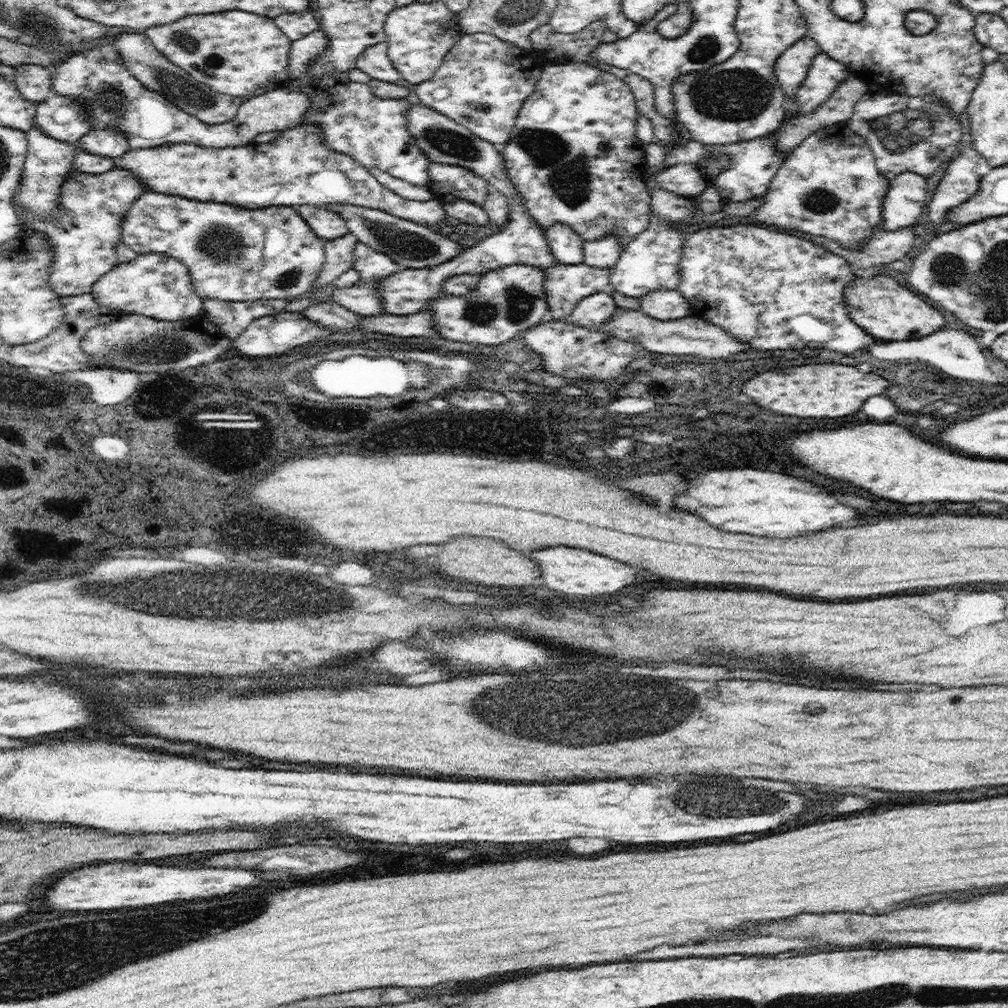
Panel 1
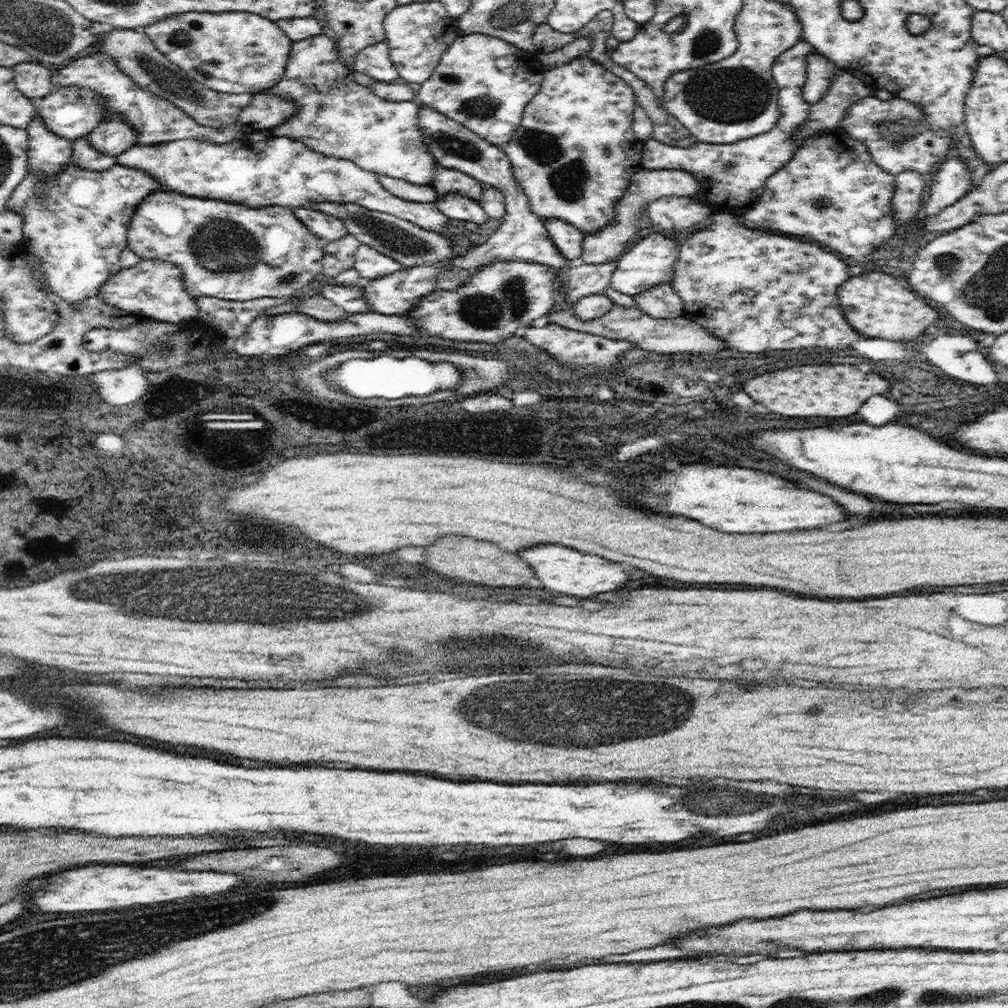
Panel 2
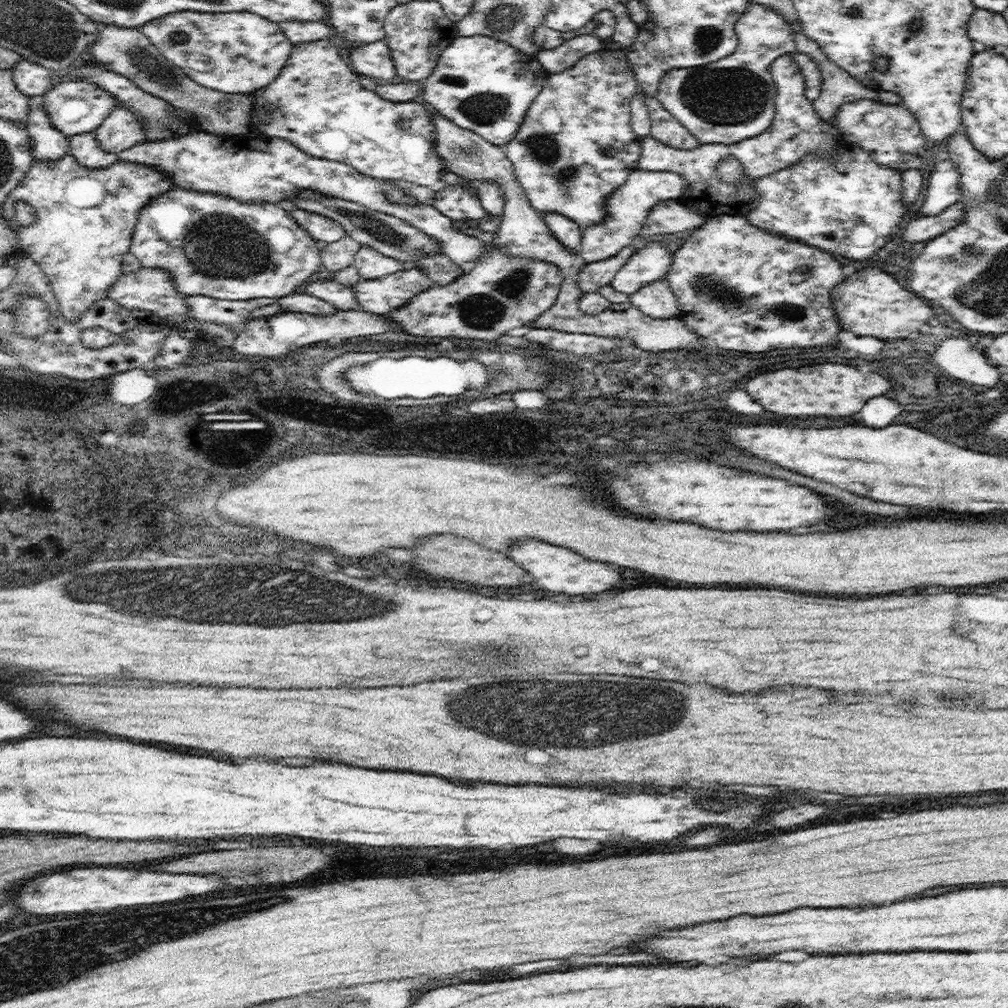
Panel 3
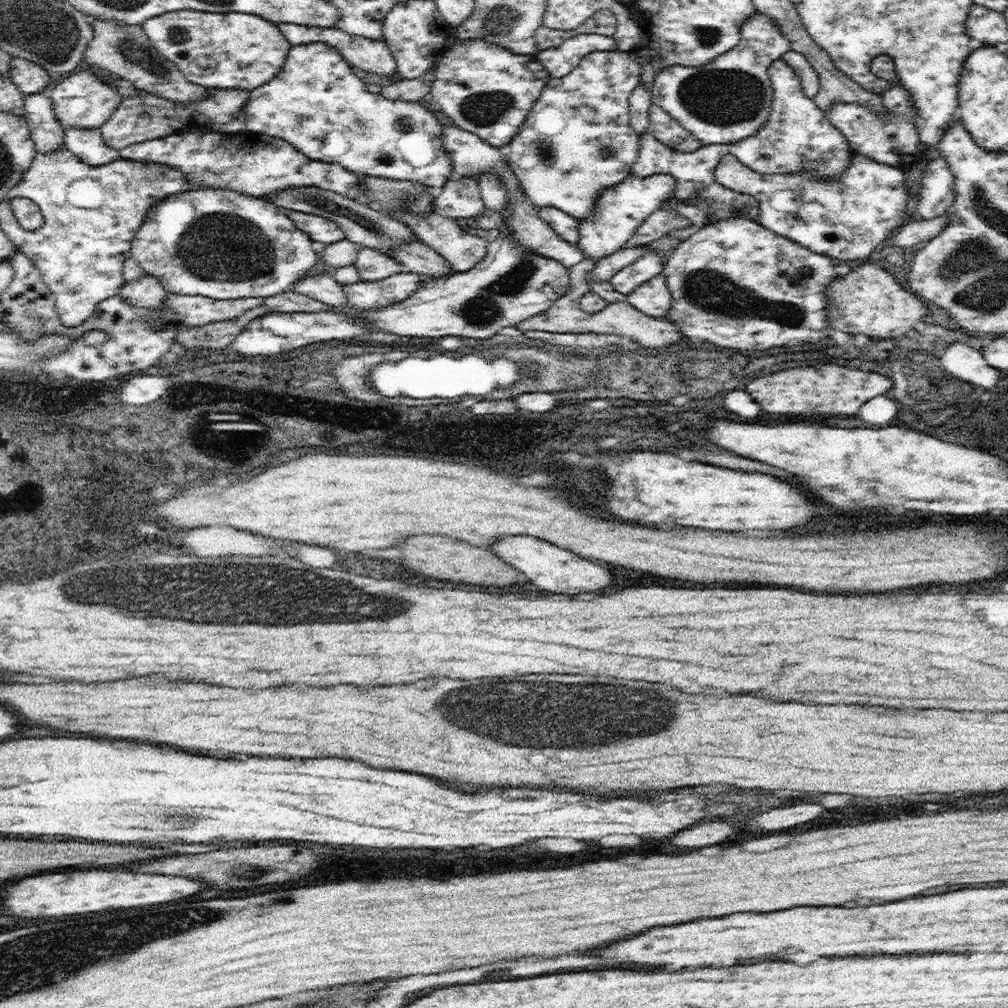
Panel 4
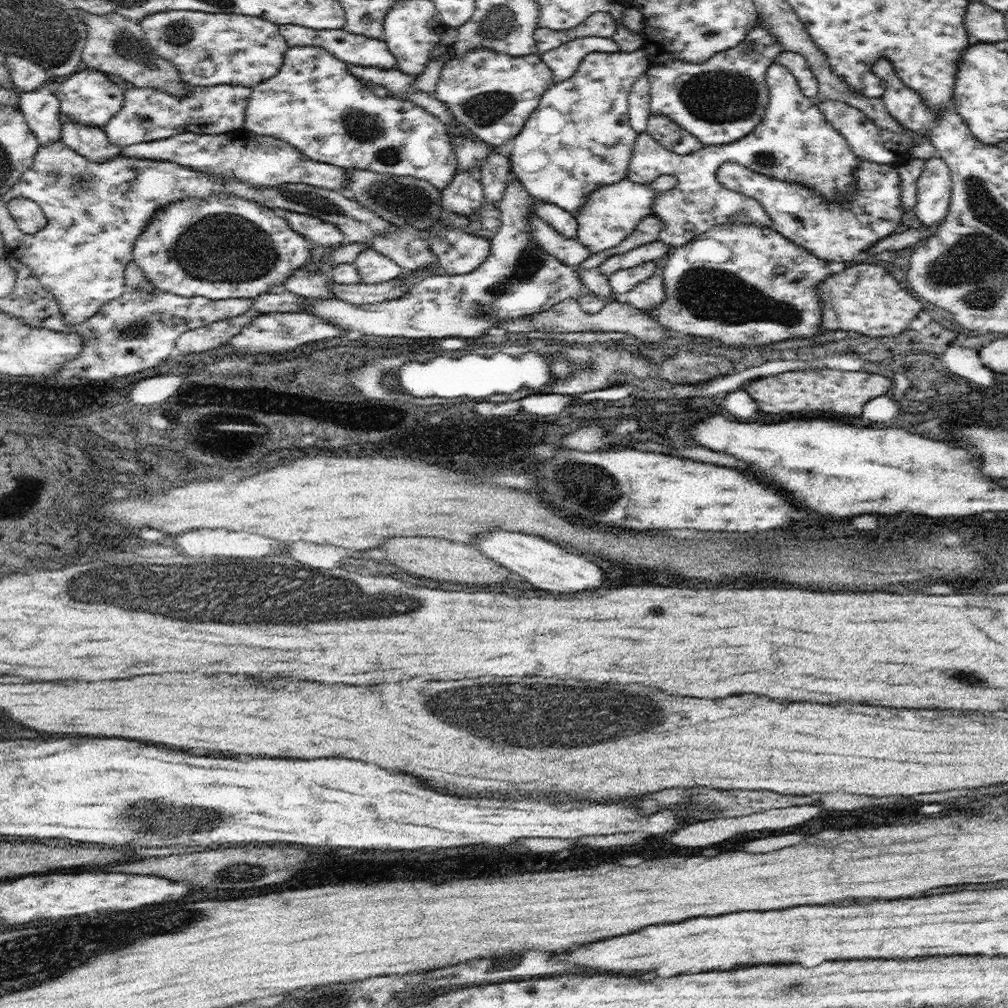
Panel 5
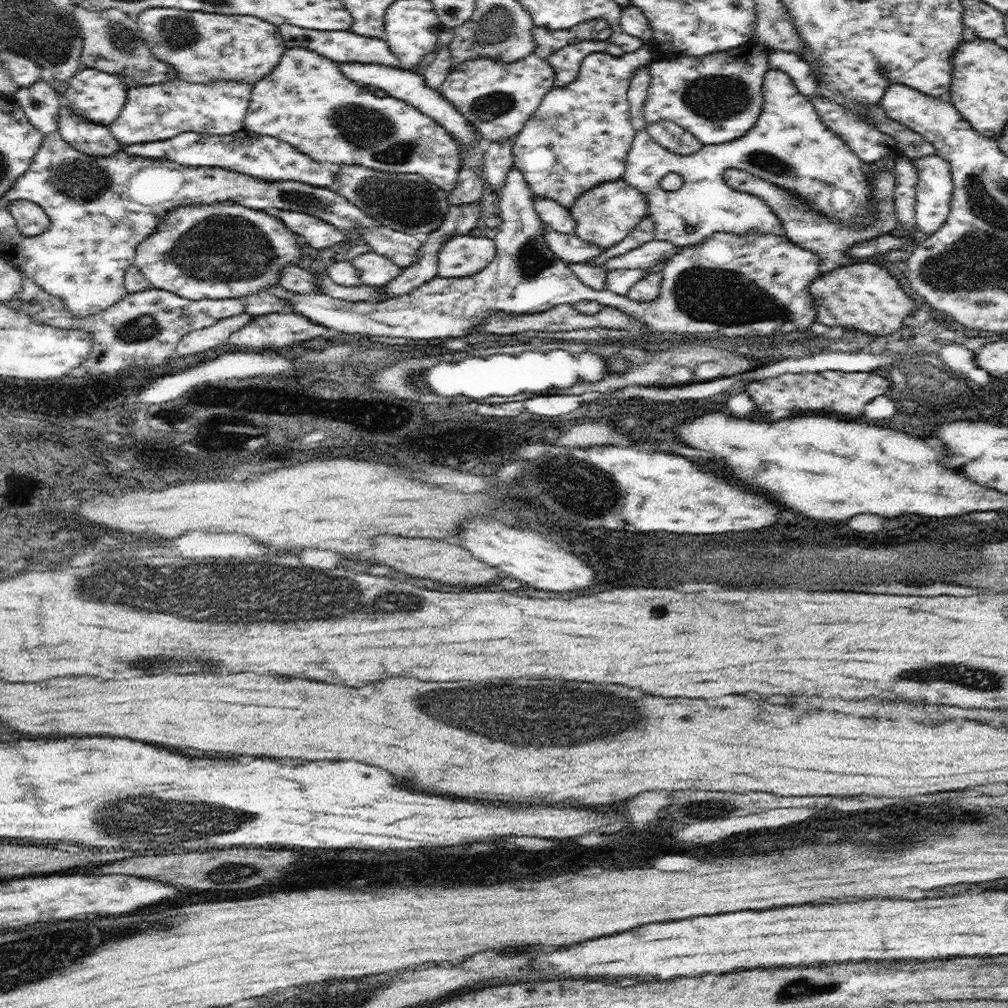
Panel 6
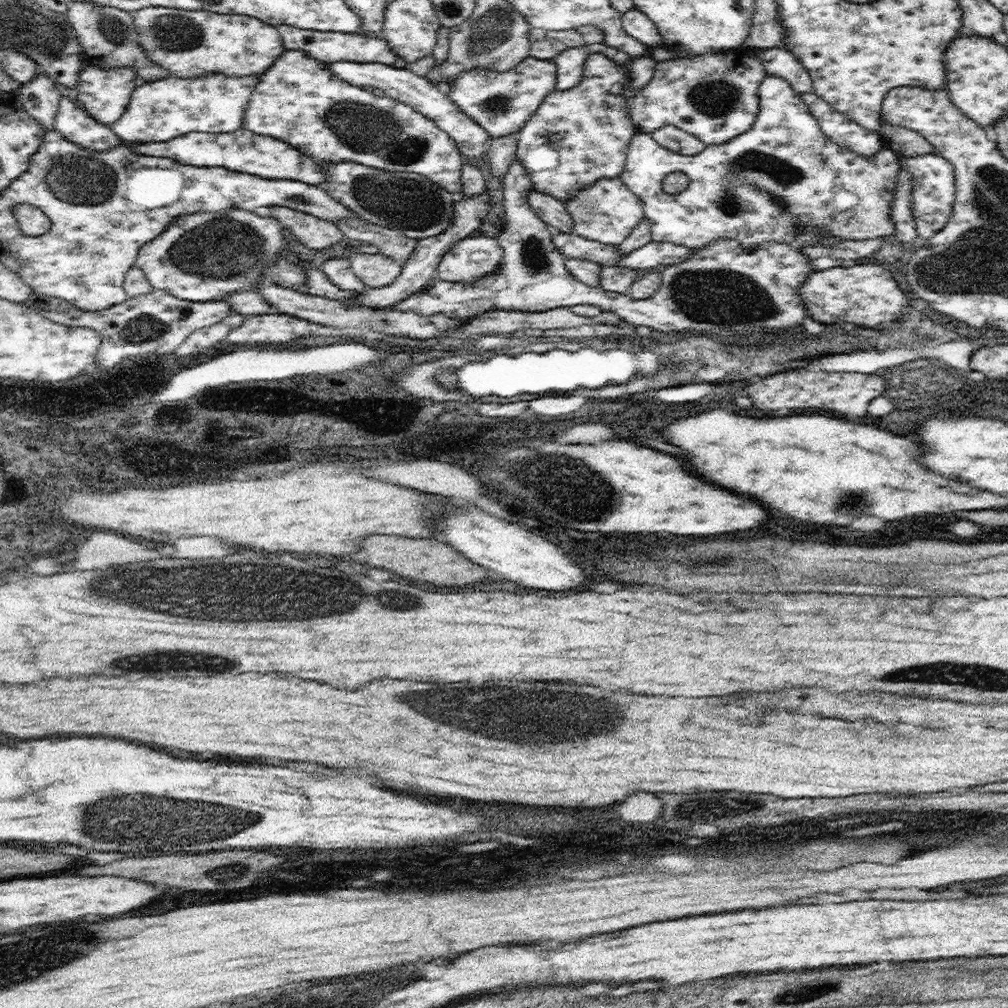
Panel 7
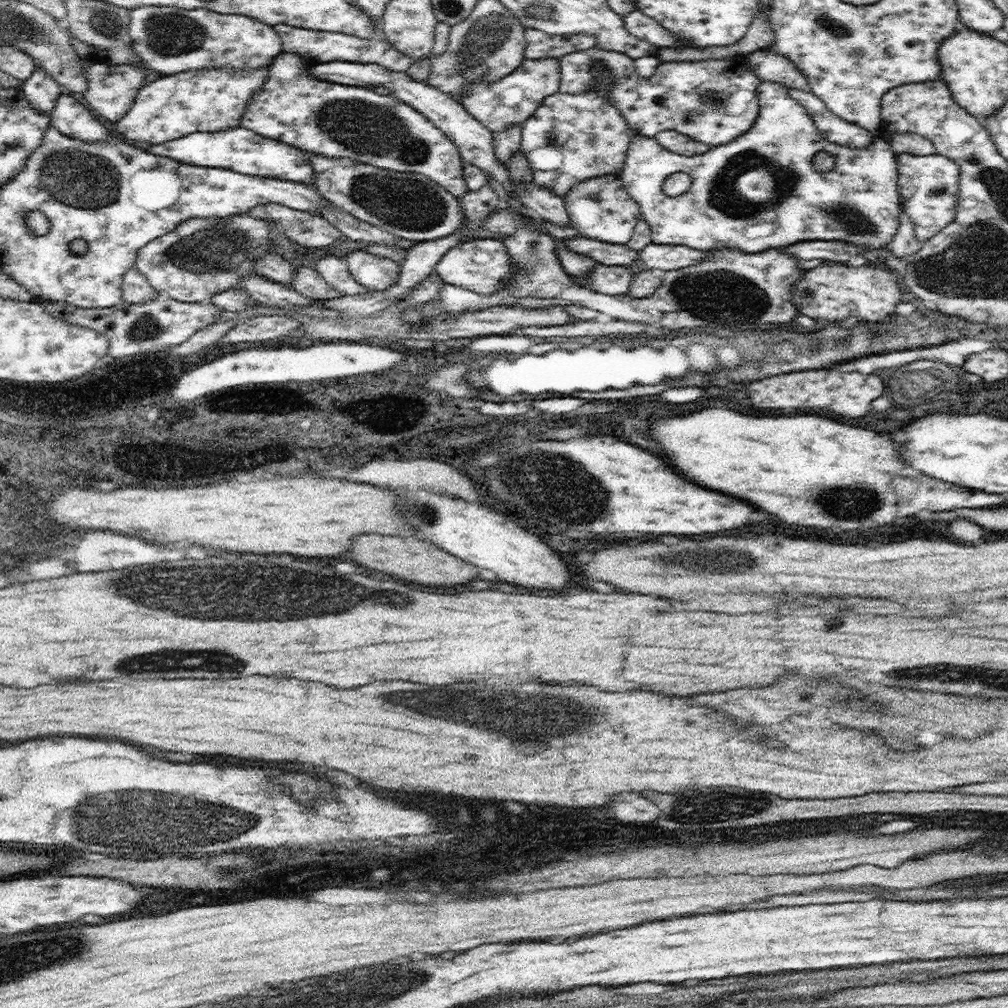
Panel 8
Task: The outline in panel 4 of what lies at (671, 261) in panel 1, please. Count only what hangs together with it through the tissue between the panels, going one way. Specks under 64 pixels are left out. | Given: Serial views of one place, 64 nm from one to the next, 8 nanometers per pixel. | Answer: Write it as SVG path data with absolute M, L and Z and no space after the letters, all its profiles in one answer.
M652 250L643 258L635 260L634 264L620 270L609 281L616 292L630 294L642 283L663 272L666 256L667 254L660 250Z

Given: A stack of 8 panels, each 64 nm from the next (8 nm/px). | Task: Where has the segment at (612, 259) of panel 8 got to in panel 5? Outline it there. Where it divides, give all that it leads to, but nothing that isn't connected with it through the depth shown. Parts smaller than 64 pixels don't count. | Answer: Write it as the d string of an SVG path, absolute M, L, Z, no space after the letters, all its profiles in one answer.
M536 211L529 214L531 239L538 248L555 256L562 264L576 267L590 255L590 249L584 247L577 238L566 238L566 235L555 231Z

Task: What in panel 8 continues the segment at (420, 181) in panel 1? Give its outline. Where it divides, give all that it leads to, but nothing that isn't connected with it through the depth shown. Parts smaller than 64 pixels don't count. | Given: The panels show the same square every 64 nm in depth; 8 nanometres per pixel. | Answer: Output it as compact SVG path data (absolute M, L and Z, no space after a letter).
M295 52L280 53L269 66L267 81L248 102L239 125L266 138L291 144L308 154L330 158L350 157L352 160L388 171L401 174L414 172L429 176L457 199L469 191L463 177L464 164L456 145L422 113L390 94L380 95L358 85L318 80L309 72L310 67Z

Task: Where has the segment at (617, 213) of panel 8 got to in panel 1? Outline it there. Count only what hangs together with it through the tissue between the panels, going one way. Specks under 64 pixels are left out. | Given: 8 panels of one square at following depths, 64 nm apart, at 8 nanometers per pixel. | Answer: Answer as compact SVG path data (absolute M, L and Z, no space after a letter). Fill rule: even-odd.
M690 163L666 167L644 181L651 195L657 188L663 188L680 196L695 196L695 194L702 194L707 187L706 178L696 166ZM606 235L583 244L583 262L591 267L613 267L623 251L624 238Z

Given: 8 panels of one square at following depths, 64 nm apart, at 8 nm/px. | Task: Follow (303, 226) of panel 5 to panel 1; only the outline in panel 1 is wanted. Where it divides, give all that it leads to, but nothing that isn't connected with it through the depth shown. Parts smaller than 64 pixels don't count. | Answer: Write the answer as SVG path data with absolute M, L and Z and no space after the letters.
M304 204L298 205L295 209L316 233L316 236L325 241L334 240L336 237L349 233L346 221L337 212L326 208L325 205L316 207Z

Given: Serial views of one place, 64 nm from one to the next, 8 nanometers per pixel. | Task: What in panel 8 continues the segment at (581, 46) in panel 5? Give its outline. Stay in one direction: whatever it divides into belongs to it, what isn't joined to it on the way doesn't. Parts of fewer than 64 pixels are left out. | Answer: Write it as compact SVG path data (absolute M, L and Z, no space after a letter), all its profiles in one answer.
M594 46L559 58L559 90L562 93L586 92L597 79L595 64L601 62L613 80L607 97L622 113L635 135L655 138L659 132L675 130L715 147L728 144L752 128L760 111L757 88L762 80L754 74L745 58L746 55L738 54L730 60L661 62L649 79L643 79L635 71L634 60L628 55Z

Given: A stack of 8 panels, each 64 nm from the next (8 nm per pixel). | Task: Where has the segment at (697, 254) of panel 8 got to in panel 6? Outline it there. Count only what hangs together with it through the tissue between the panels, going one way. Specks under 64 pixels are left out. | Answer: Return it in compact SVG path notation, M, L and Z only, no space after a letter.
M652 239L622 256L609 258L604 266L607 270L650 268L661 262L665 263L680 251L681 248L676 248L670 241Z

